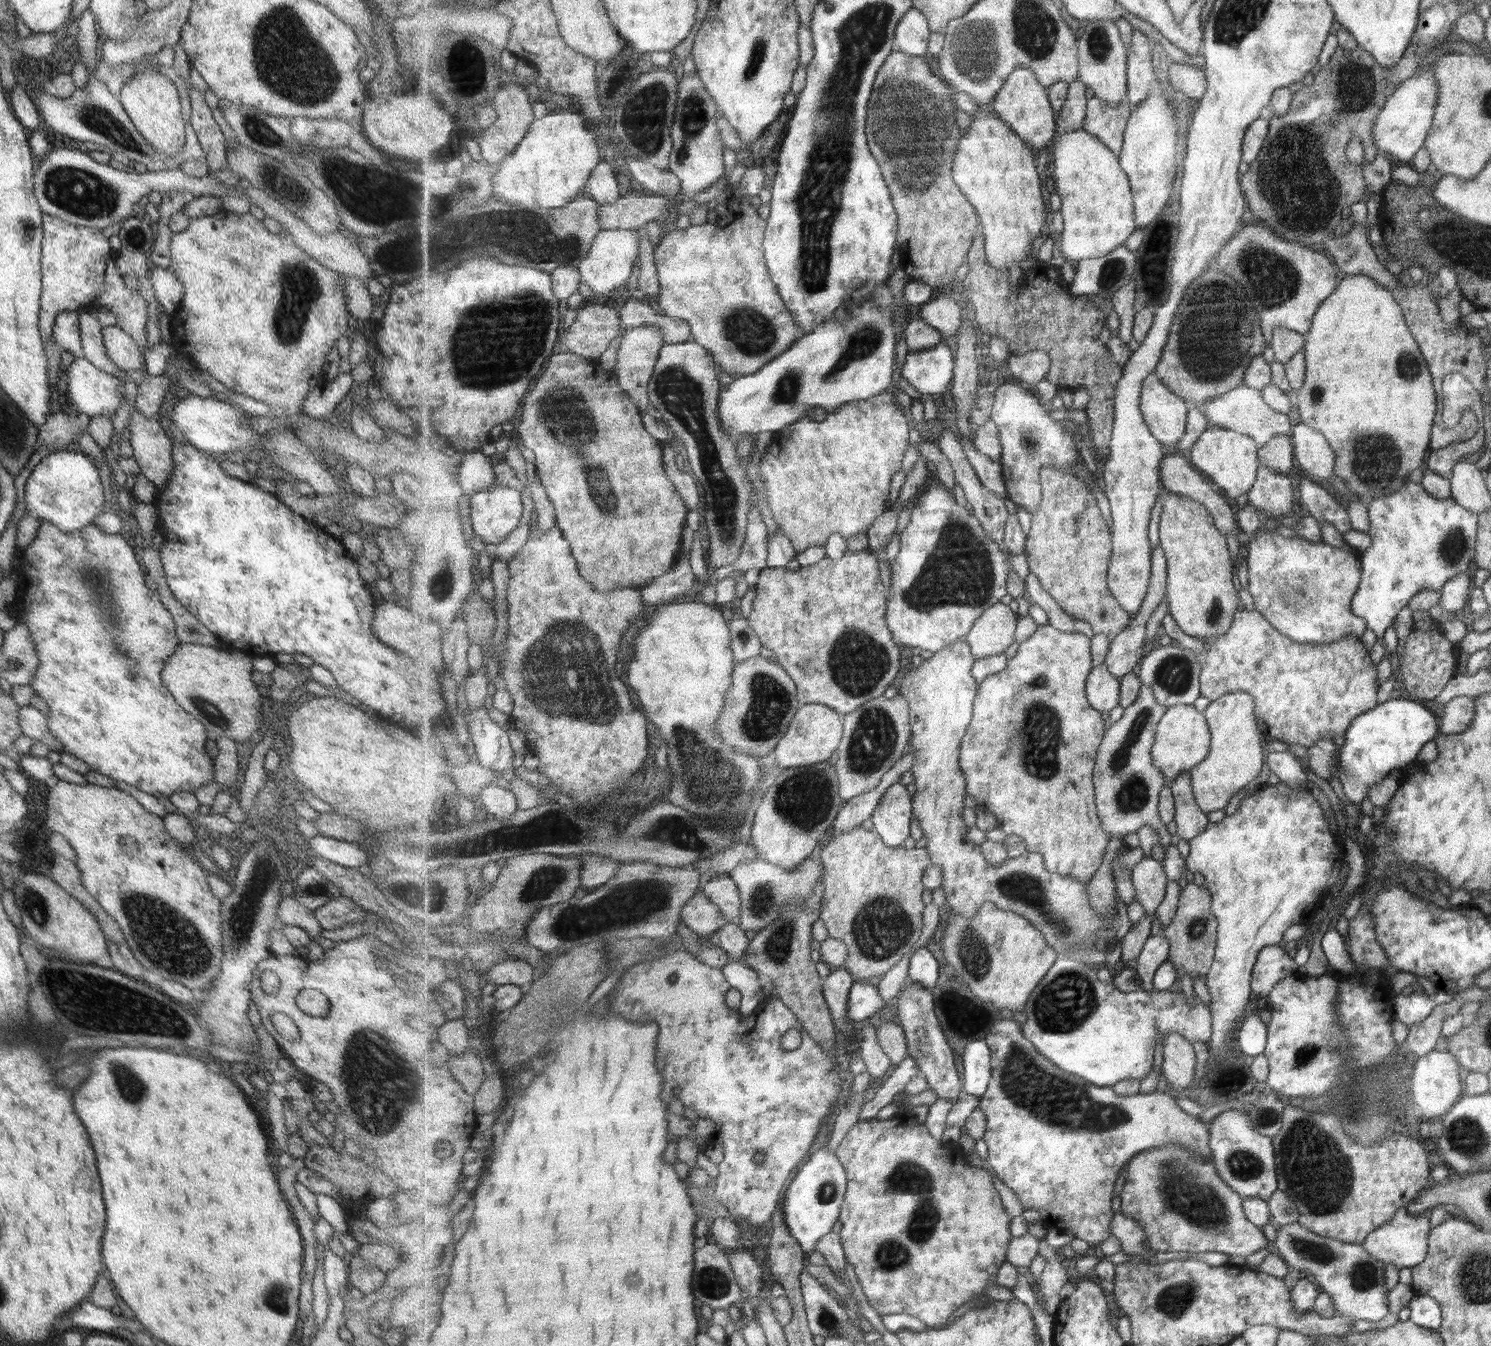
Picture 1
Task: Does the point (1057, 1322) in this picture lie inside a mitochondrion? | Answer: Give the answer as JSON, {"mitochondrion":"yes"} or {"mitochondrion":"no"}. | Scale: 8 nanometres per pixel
{"mitochondrion":"no"}

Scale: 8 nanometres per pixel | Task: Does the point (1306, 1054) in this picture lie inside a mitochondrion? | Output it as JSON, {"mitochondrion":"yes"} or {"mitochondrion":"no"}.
{"mitochondrion":"yes"}

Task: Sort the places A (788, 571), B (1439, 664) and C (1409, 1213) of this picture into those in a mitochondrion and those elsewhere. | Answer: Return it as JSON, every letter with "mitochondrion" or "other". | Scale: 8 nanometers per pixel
{"A":"other","B":"other","C":"other"}

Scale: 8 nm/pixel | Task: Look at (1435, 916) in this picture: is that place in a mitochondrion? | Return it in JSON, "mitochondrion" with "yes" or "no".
{"mitochondrion":"yes"}

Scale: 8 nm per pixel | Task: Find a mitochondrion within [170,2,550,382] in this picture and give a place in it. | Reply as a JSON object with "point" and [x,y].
{"point":[289,62]}

